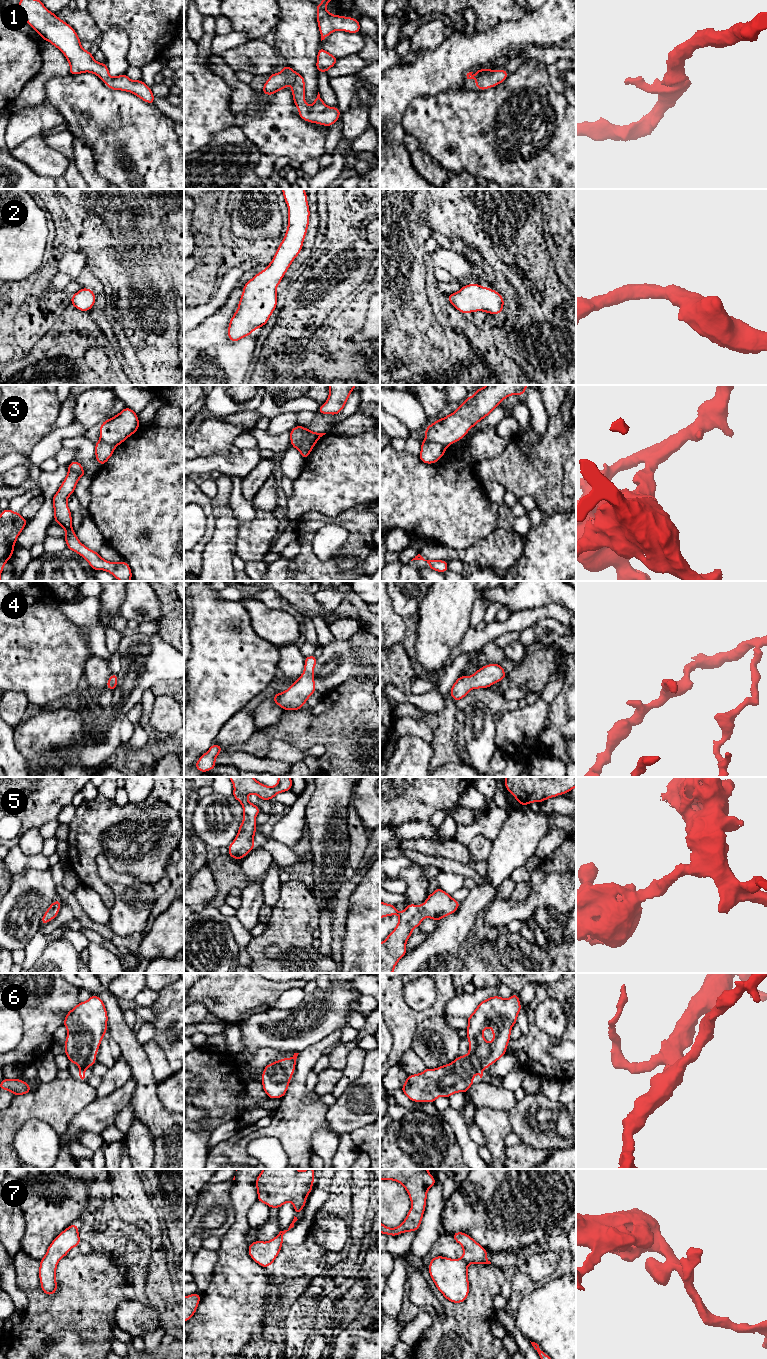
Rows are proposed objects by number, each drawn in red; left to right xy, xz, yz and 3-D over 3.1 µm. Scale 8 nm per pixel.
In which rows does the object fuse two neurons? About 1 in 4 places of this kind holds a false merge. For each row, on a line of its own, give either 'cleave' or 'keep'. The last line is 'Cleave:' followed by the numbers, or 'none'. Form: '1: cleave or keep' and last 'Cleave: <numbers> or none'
1: keep
2: keep
3: cleave
4: keep
5: keep
6: keep
7: keep
Cleave: 3

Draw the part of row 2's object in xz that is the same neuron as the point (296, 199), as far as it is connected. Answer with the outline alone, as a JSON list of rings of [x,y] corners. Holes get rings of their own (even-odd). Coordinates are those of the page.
[[[282,189],[289,208],[288,227],[269,265],[244,284],[238,309],[230,319],[228,338],[236,342],[263,327],[277,307],[276,288],[299,255],[309,226],[310,210],[304,189]]]

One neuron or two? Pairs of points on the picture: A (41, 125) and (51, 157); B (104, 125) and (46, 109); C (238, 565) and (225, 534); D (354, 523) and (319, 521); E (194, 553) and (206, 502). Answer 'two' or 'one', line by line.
A: two
B: two
C: two
D: one
E: one

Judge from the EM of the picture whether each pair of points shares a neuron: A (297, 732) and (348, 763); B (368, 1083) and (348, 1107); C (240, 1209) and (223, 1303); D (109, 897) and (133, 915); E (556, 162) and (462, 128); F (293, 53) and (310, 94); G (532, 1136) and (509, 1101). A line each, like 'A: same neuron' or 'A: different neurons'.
A: same neuron
B: same neuron
C: same neuron
D: different neurons
E: same neuron
F: same neuron
G: different neurons

